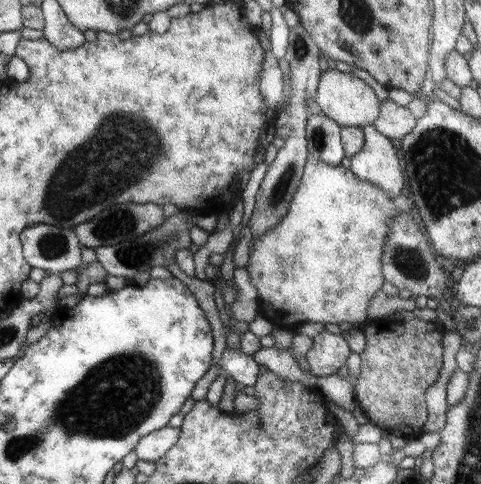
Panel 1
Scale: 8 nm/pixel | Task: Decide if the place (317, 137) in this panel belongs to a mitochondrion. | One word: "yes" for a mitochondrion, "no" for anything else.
yes

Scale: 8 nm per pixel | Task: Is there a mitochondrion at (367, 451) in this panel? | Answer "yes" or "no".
no

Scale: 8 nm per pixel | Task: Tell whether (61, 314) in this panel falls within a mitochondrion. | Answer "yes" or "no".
no

